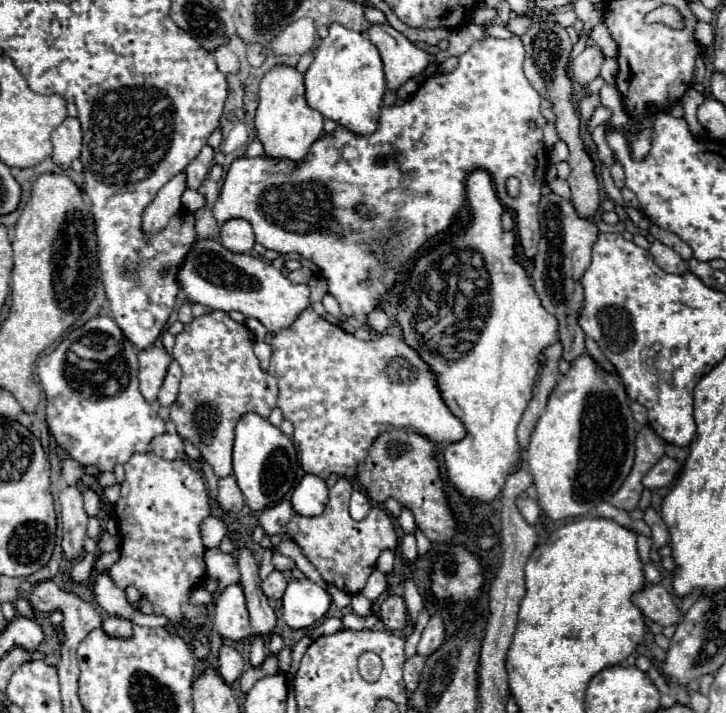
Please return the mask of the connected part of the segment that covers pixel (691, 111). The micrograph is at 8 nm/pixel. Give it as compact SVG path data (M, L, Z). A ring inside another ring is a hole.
M692 86L687 90L684 97L682 97L682 107L684 107L684 119L688 121L690 125L690 131L694 135L700 135L702 133L702 125L698 123L696 119L696 109L698 105L704 101L704 97L698 93Z

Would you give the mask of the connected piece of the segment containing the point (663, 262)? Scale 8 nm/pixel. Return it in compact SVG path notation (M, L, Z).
M654 241L650 247L650 253L656 261L656 265L660 269L664 269L666 273L686 273L688 271L688 263L670 247L666 247L660 241Z

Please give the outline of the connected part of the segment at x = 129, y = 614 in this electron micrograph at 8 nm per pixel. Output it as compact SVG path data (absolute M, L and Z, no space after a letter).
M108 571L98 573L94 577L94 591L96 591L96 603L108 611L110 615L116 617L124 617L128 621L132 621L134 625L144 625L144 627L164 627L168 625L166 617L158 617L158 615L144 615L138 609L134 609L128 601L124 590L118 589L112 581Z

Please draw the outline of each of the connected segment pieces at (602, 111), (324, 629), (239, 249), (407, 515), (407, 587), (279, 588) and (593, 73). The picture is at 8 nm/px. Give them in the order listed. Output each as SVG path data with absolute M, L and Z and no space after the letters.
M598 107L596 109L596 113L590 117L590 121L588 121L588 129L590 131L594 131L594 127L596 125L600 125L600 123L604 123L604 121L608 121L612 117L612 111L610 109L606 109L606 107Z
M324 619L320 625L314 627L314 631L310 633L312 639L318 639L320 635L332 635L338 633L342 629L342 621L340 619Z
M230 219L220 227L220 241L232 253L248 253L254 247L254 233L248 221Z
M402 507L400 517L398 517L398 523L400 523L400 527L402 527L406 533L414 533L416 523L414 523L414 515L412 515L412 511L410 511L408 507Z
M410 579L404 583L404 599L406 599L406 605L408 605L408 613L410 613L410 627L414 627L418 613L422 611L424 603L422 603L422 597L418 595L418 591L416 591L416 585Z
M272 571L264 581L262 581L262 591L268 599L280 599L286 591L286 585L288 585L288 579L280 573L280 571Z
M598 45L586 47L574 61L572 61L572 79L580 85L592 83L600 75L600 65L604 61L604 53Z

